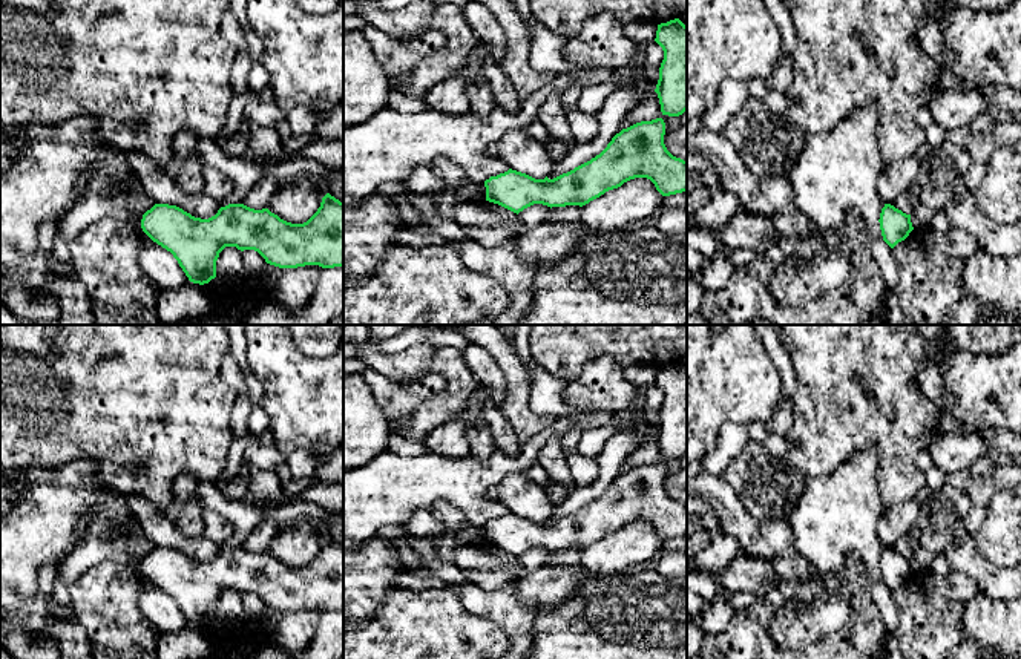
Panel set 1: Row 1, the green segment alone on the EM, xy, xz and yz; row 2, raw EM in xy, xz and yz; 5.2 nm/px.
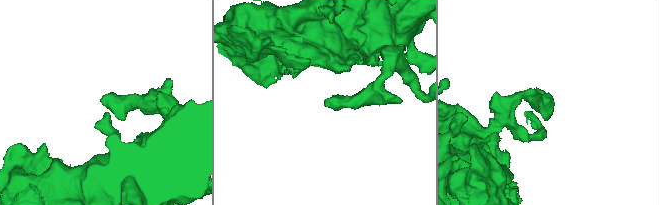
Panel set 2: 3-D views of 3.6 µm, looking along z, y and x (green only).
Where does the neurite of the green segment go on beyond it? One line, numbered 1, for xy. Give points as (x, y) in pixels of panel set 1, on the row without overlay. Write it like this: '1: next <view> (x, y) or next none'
1: next none

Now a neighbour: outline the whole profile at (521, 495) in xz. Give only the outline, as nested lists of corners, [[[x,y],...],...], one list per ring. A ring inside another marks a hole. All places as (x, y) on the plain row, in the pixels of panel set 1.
[[[510,474],[489,490],[489,498],[500,501],[512,513],[535,523],[544,523],[549,516],[550,506],[546,487],[537,484],[526,474]]]

